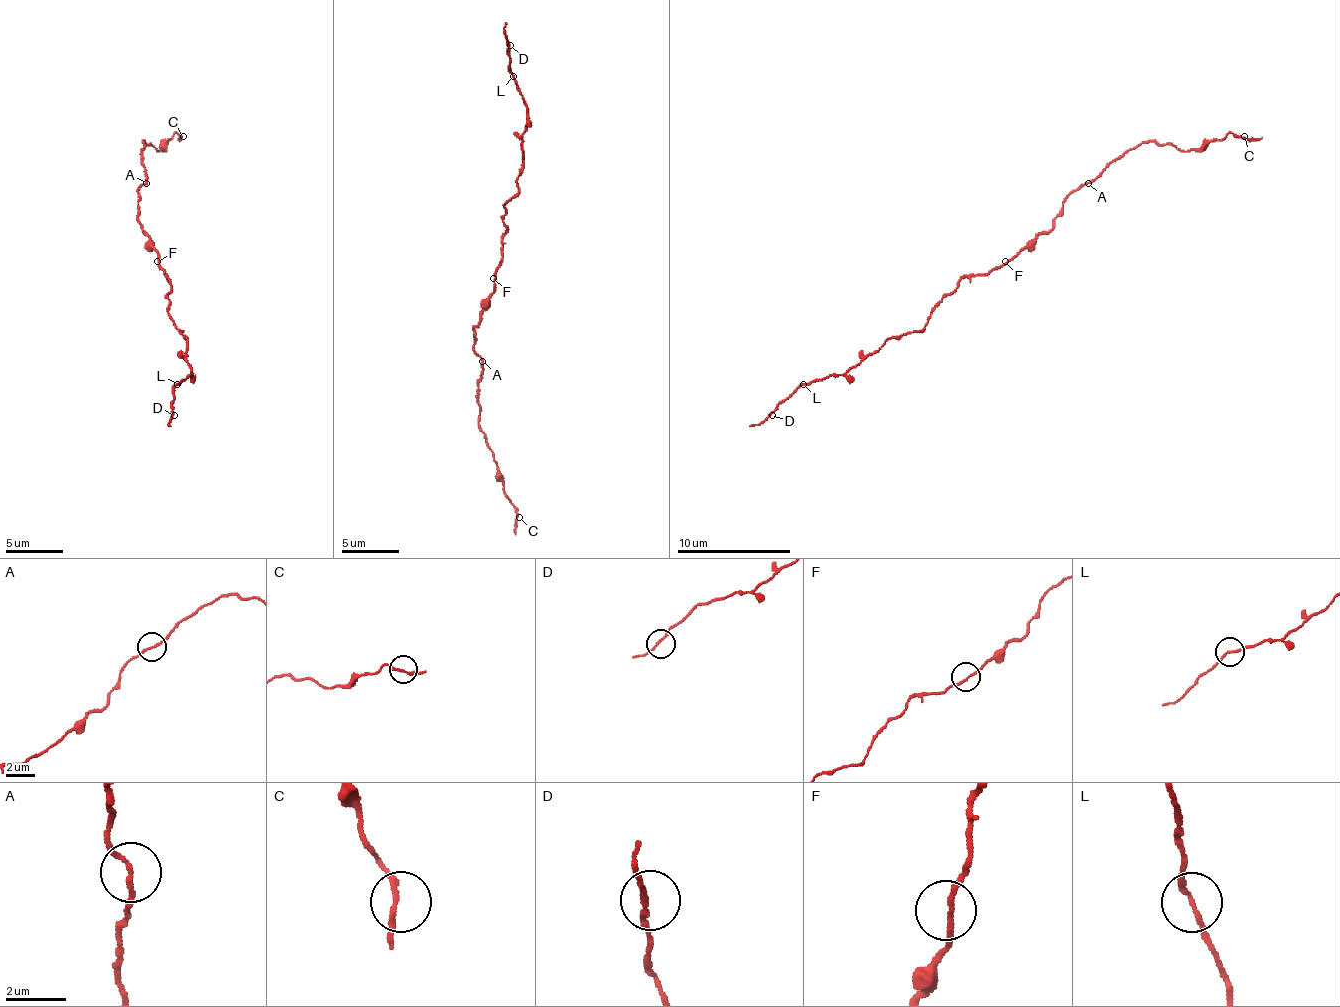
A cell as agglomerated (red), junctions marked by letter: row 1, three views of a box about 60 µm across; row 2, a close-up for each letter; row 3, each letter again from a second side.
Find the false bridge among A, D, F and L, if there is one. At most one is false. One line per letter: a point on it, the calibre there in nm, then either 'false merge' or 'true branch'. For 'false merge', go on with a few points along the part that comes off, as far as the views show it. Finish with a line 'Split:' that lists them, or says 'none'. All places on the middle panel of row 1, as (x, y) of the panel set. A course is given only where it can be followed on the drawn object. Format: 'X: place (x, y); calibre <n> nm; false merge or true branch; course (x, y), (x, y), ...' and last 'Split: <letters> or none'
A: place (482, 361); calibre 150 nm; true branch
D: place (510, 45); calibre 150 nm; true branch
F: place (493, 278); calibre 150 nm; true branch
L: place (513, 76); calibre 150 nm; true branch
Split: none

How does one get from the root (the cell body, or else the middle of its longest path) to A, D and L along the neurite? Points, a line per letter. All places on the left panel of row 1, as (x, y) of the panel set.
A: (160, 264), (154, 244), (137, 219), (137, 190), (146, 182)
D: (160, 264), (171, 287), (168, 315), (185, 338), (185, 361), (191, 367), (191, 375), (174, 387), (174, 415)
L: (160, 264), (171, 287), (168, 315), (185, 338), (185, 361), (191, 367), (191, 375), (177, 384)

